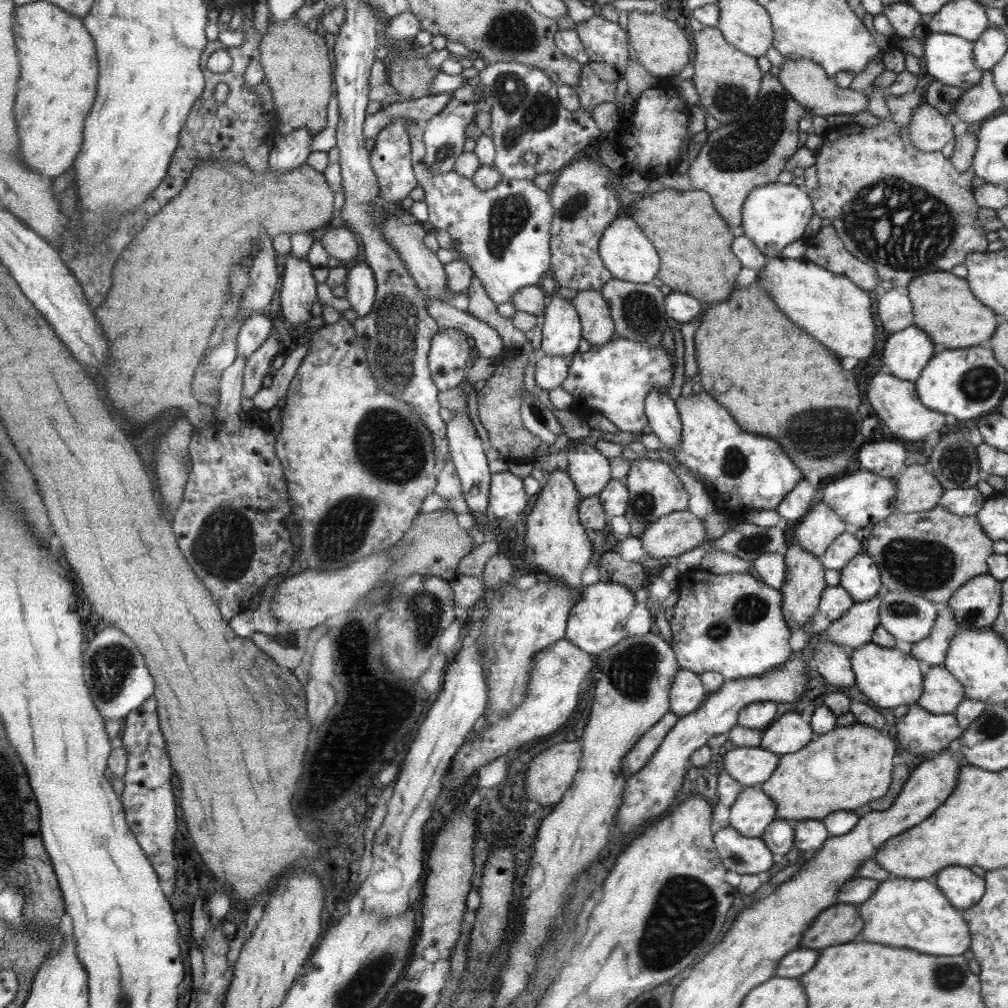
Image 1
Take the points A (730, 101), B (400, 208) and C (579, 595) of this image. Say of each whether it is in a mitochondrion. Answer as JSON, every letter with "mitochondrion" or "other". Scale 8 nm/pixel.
{"A":"mitochondrion","B":"other","C":"other"}

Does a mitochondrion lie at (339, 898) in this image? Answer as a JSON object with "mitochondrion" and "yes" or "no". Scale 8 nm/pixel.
{"mitochondrion":"no"}

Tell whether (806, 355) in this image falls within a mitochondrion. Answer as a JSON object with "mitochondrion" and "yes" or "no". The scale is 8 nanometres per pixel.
{"mitochondrion":"no"}

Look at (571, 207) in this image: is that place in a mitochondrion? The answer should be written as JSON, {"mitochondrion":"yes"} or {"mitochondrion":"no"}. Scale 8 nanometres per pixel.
{"mitochondrion":"yes"}

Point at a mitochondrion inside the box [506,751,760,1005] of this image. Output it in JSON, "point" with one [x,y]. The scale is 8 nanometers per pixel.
{"point":[685,909]}

